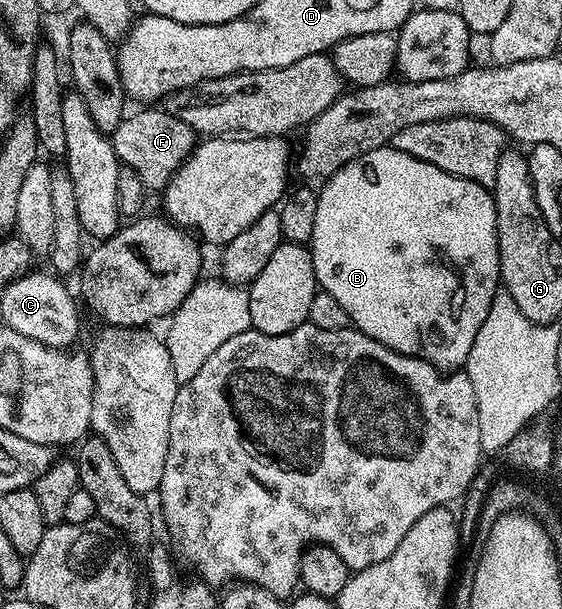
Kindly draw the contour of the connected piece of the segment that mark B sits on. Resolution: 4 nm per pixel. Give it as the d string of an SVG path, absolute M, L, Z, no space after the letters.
M392 146L363 153L359 158L347 162L320 185L315 206L315 228L311 230L307 247L313 259L313 273L318 289L331 294L331 298L335 298L335 302L347 310L352 327L399 354L426 360L442 370L457 370L467 362L467 354L471 354L471 346L475 346L475 334L479 334L479 326L487 319L491 302L501 284L497 219L492 191L481 184L447 174L439 170L439 166L431 166L431 162L411 158L411 154L403 154L403 150Z

